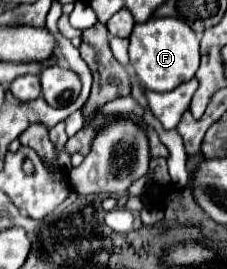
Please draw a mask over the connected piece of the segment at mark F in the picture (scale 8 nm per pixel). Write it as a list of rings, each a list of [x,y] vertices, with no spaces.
[[[151,17],[135,25],[129,37],[129,59],[143,87],[149,91],[173,91],[177,85],[195,77],[199,67],[199,39],[193,29],[173,17]]]

